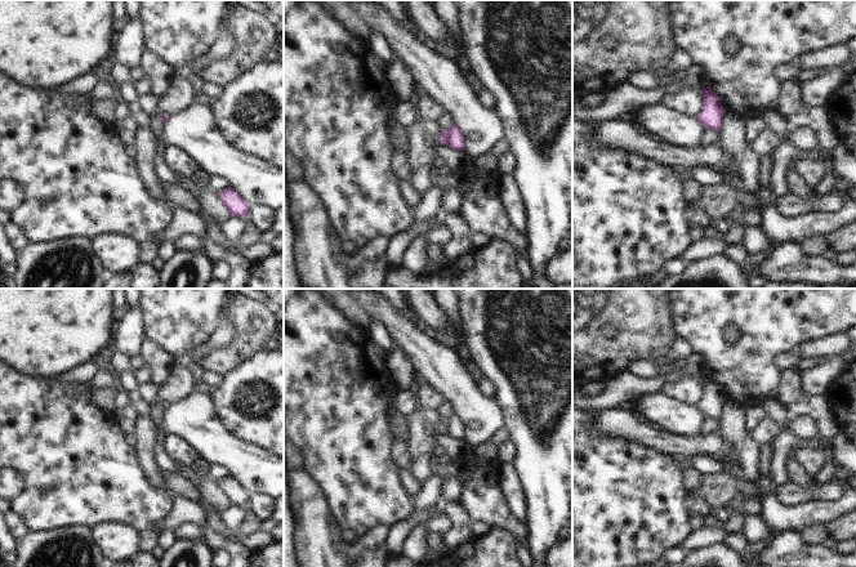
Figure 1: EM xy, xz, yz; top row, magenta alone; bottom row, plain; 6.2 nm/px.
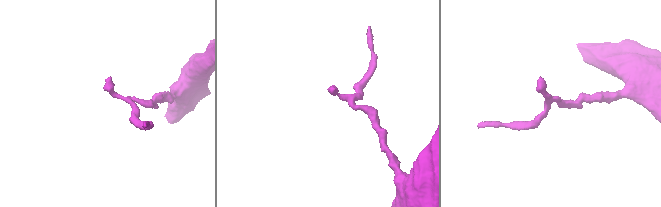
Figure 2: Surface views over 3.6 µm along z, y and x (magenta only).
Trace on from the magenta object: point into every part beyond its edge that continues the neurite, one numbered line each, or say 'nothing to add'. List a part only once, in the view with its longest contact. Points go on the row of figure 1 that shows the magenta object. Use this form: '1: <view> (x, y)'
nothing to add

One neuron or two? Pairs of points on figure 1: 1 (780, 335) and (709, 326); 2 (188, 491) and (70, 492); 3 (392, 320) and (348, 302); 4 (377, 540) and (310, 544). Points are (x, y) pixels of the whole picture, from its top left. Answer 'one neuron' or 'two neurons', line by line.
1: one neuron
2: two neurons
3: two neurons
4: one neuron

